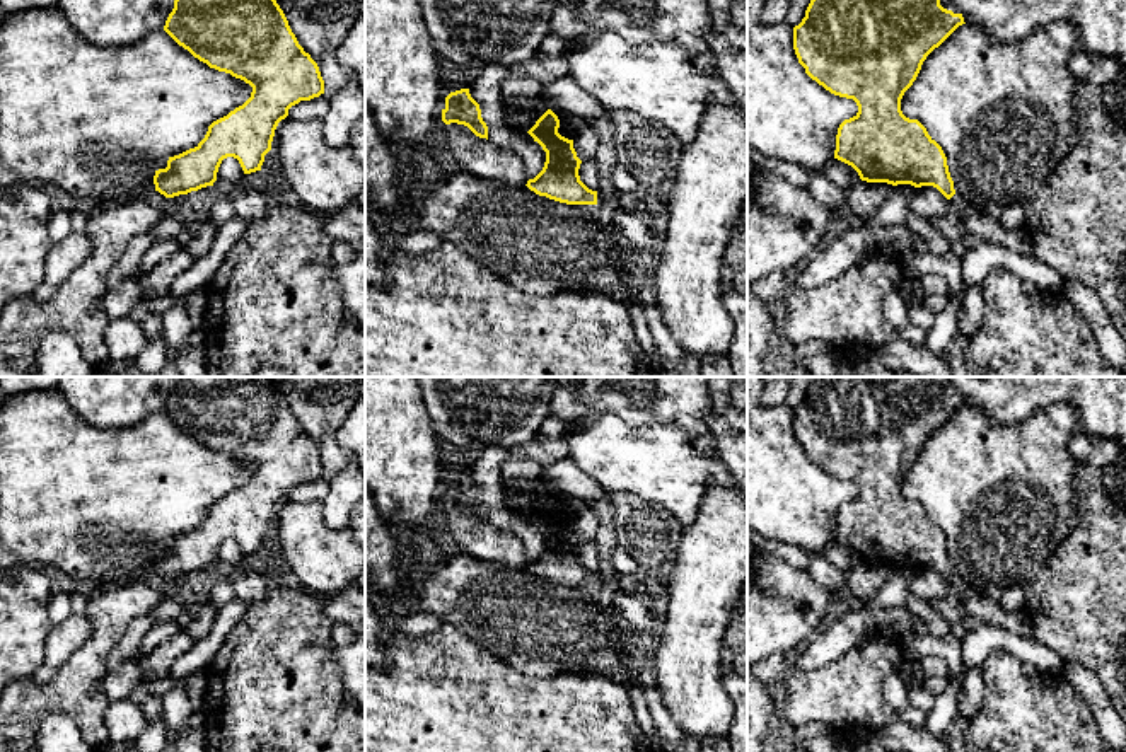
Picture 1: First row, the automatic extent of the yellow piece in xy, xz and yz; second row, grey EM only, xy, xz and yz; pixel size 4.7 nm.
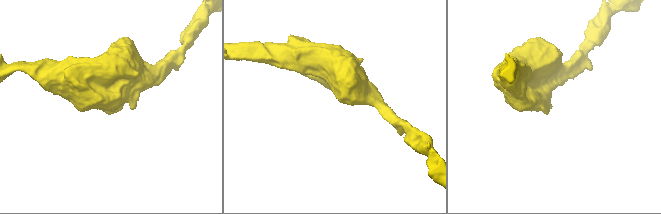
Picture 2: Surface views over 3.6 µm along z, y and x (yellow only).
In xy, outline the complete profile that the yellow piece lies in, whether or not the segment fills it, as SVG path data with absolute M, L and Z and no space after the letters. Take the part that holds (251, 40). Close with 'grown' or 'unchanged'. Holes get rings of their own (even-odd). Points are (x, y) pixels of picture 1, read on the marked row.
M174 0L164 31L210 68L230 73L252 87L251 97L213 121L194 148L169 157L167 167L155 171L155 191L165 198L213 186L227 157L237 159L244 174L261 171L275 130L288 116L288 109L324 94L317 63L299 44L276 0Z; unchanged

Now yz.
M810 0L805 17L793 27L793 49L812 80L831 94L856 102L858 113L838 128L834 159L851 165L862 181L933 186L947 200L955 194L942 147L918 119L903 114L901 99L916 80L926 56L962 24L962 14L943 9L940 0Z; unchanged

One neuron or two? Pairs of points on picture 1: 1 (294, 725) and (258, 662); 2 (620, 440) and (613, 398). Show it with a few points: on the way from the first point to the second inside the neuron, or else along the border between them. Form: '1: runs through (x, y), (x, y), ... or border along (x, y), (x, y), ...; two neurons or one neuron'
1: runs through (294, 710), (294, 701), (273, 677); one neuron
2: border along (654, 427), (630, 427), (601, 415), (579, 430); two neurons

